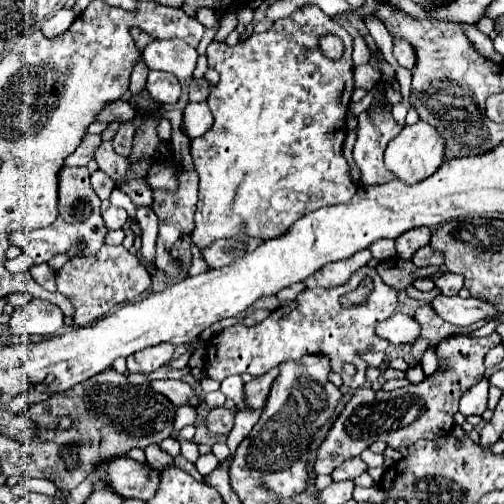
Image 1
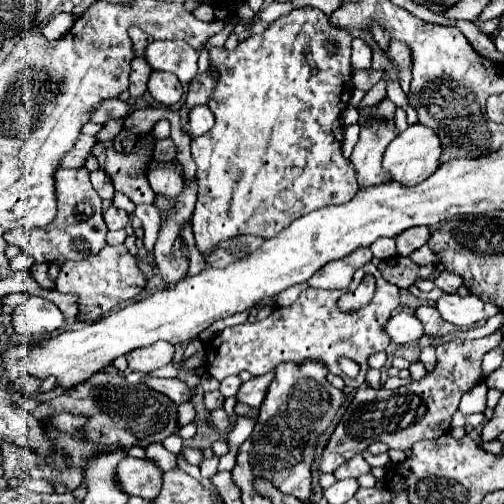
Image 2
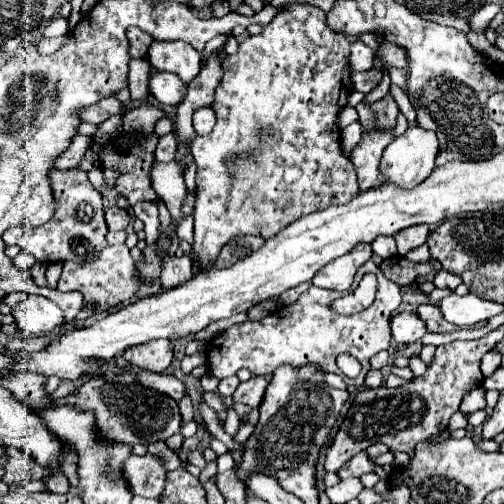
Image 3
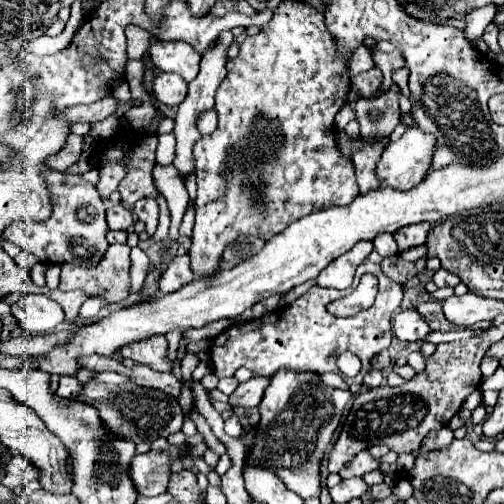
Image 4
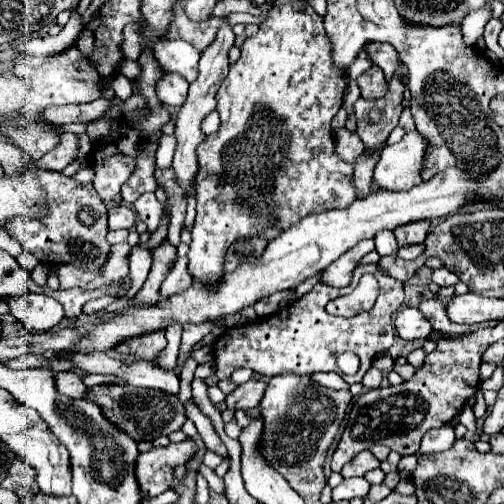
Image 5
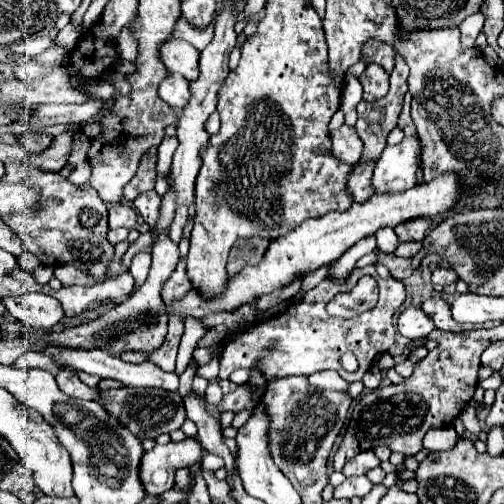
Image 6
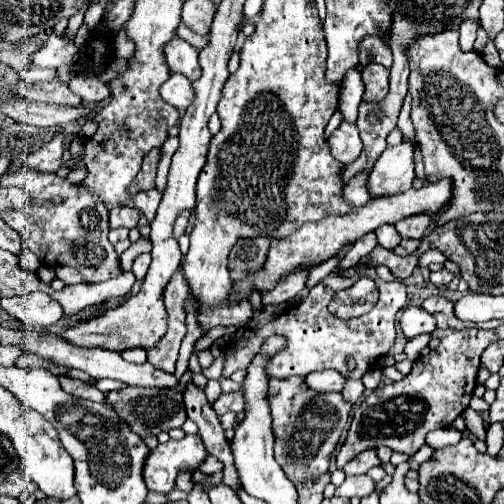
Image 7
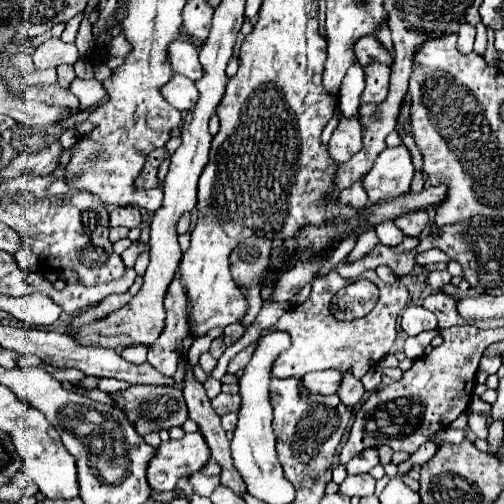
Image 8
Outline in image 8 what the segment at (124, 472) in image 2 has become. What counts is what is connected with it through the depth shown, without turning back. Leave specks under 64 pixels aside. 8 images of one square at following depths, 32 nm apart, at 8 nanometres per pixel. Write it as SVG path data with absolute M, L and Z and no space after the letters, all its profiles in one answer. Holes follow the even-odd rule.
M200 432L186 434L180 440L168 440L158 446L158 454L148 466L148 484L156 492L174 490L178 480L200 472L210 460L208 444Z

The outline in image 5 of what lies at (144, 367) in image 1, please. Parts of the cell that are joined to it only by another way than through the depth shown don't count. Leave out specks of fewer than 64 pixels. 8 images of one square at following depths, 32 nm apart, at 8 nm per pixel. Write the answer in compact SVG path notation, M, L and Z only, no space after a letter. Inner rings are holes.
M152 332L152 336L136 336L132 340L126 340L126 344L118 344L114 352L118 354L136 354L142 360L154 362L154 358L164 350L166 338L164 332Z

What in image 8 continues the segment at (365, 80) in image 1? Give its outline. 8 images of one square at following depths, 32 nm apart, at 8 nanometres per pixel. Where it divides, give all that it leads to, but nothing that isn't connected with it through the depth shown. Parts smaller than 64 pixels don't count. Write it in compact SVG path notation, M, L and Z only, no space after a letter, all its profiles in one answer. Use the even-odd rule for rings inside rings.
M368 64L366 72L366 88L360 96L360 104L380 104L388 96L388 82L390 72L384 64Z

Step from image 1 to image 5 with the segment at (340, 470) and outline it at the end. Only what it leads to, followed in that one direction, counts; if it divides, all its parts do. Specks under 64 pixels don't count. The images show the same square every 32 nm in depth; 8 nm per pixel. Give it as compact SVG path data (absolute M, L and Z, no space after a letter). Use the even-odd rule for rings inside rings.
M364 450L358 456L354 456L344 468L342 468L342 476L344 478L352 478L352 476L364 476L368 470L374 470L380 466L380 460L370 452Z

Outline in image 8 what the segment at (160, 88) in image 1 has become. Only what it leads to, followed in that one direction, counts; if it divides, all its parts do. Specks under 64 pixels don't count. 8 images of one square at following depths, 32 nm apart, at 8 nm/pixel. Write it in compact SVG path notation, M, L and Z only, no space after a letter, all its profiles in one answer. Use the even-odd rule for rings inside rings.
M176 74L164 88L162 88L164 98L180 112L188 112L188 108L192 108L192 104L196 104L196 84L180 74Z

